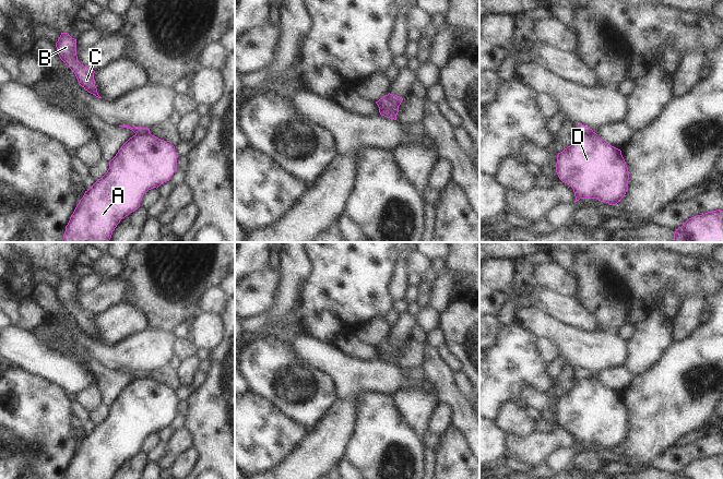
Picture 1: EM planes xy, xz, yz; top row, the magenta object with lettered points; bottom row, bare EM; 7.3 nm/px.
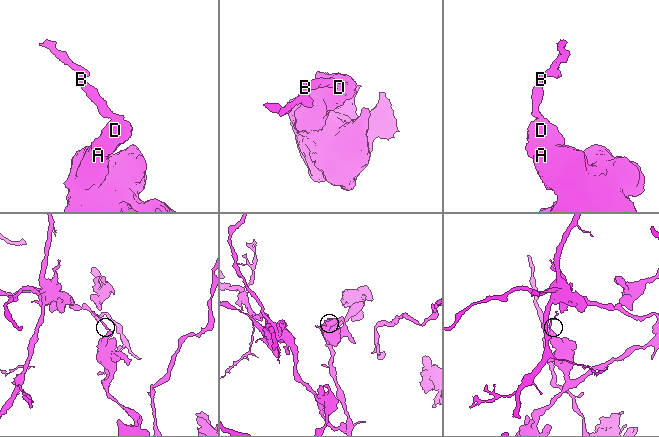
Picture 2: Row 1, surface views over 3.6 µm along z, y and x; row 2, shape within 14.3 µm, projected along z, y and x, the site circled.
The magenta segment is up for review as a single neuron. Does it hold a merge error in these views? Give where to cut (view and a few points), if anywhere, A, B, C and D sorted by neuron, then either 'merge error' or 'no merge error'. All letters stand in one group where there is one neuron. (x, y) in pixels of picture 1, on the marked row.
cut in yz along (592, 131), (578, 135); A D / B C; merge error

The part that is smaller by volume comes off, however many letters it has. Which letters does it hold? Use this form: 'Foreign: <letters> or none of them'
Foreign: B, C

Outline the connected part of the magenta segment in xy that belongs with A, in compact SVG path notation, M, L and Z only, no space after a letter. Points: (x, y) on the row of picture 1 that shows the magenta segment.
M150 134L130 137L109 161L109 169L87 191L70 217L62 242L109 242L122 218L140 207L143 195L158 188L177 170L175 146Z

